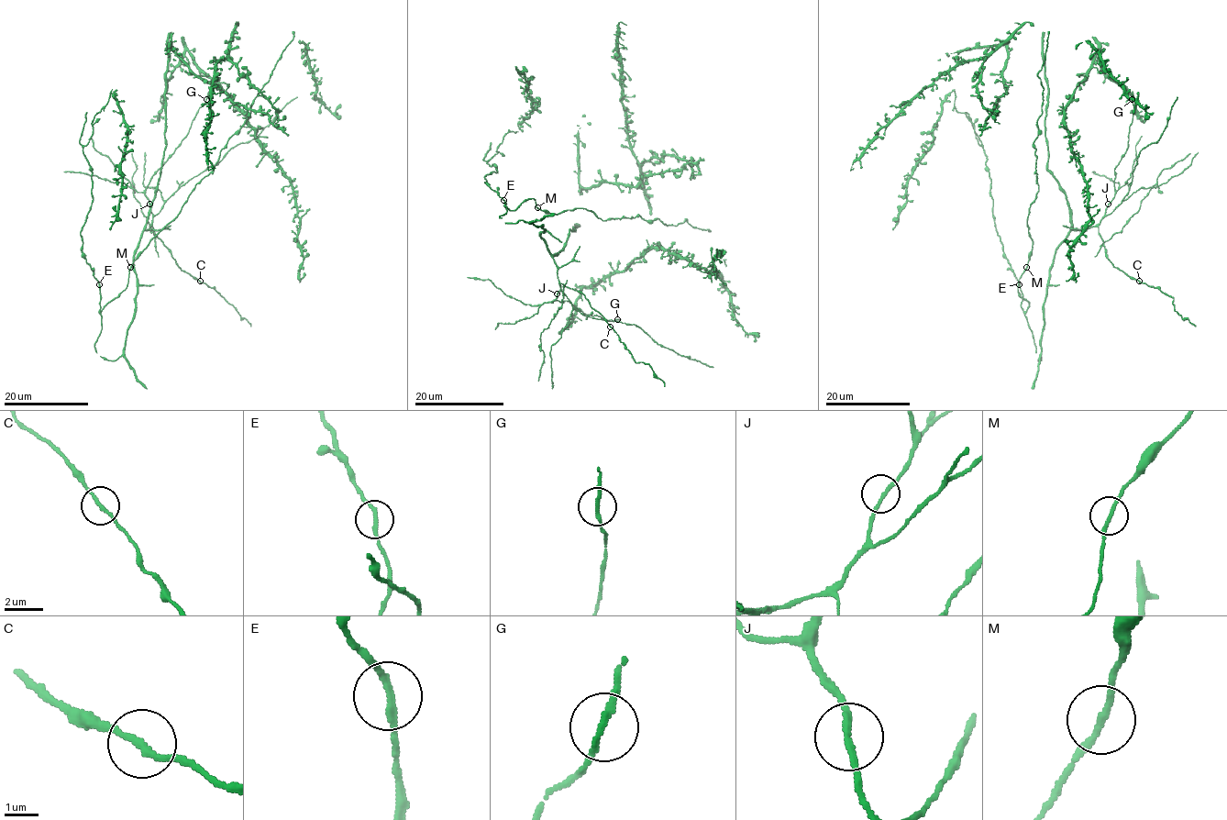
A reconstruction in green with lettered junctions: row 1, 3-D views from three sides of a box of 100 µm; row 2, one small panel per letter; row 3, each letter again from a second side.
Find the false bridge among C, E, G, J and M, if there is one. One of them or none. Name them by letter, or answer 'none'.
none

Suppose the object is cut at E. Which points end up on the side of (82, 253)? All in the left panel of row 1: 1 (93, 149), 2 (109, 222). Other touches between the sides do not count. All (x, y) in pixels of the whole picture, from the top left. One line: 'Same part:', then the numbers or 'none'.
Same part: none

